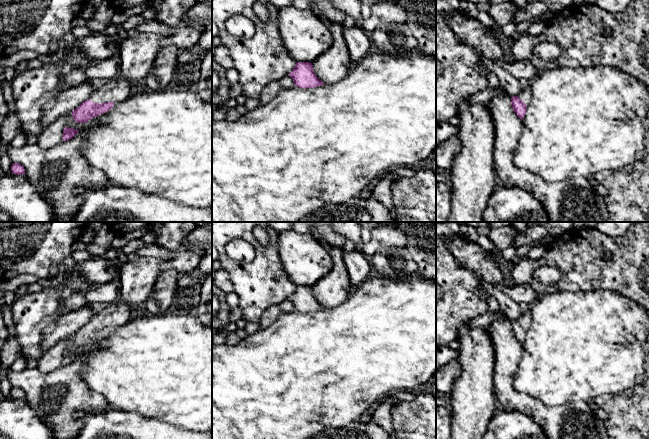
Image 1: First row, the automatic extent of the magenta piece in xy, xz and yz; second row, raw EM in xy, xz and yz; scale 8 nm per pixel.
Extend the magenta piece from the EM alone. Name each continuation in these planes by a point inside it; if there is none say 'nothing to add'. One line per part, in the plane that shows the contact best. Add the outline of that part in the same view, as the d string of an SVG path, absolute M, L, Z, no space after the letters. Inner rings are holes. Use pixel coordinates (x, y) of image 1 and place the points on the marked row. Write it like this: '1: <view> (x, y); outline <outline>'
1: xy (116, 90); outline M118 75L112 80L99 83L91 95L90 100L99 104L106 102L122 102L136 89L135 85Z

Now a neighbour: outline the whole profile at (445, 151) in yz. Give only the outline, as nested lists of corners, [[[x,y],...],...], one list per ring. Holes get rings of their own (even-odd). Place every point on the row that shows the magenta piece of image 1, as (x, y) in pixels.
[[[454,135],[436,146],[436,169],[450,171],[455,155],[460,151],[461,143]]]

